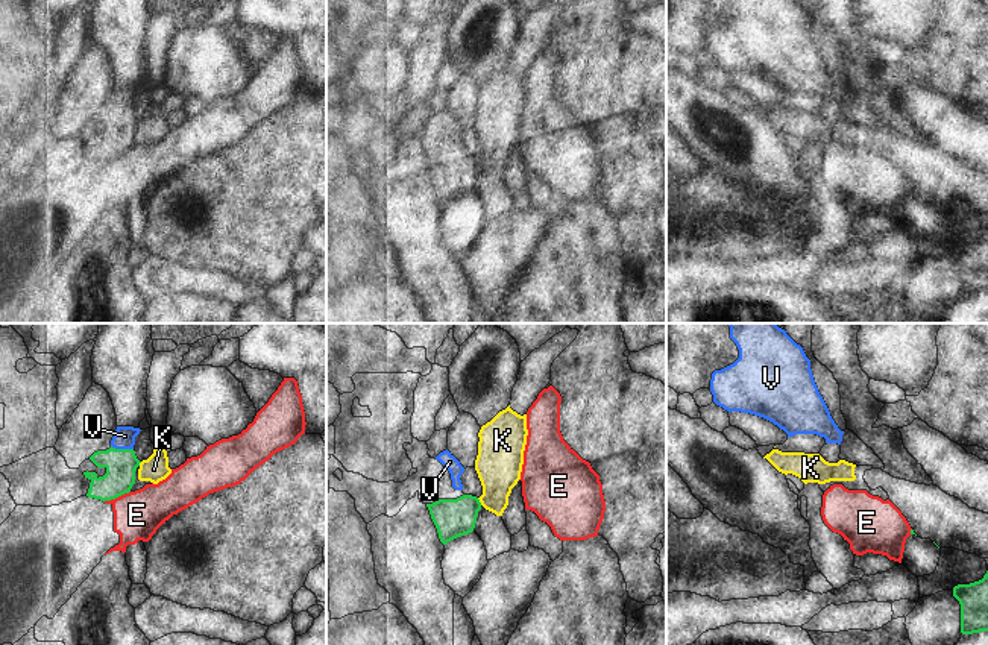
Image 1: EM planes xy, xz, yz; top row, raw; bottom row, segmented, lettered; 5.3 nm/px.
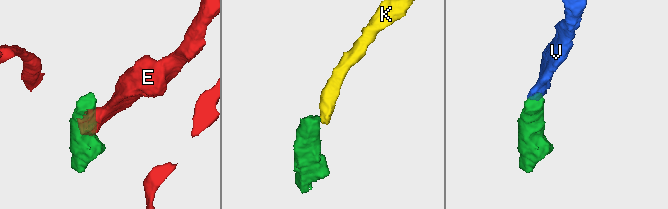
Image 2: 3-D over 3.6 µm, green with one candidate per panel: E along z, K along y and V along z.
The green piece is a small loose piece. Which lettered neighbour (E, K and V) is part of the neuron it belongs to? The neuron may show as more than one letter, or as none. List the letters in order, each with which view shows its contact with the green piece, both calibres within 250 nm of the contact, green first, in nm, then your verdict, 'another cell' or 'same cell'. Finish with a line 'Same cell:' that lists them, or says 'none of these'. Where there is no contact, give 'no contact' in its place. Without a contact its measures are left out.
E: contact in xy; calibres 160 and 260 nm; another cell
K: contact in xz; calibres 200 and 240 nm; another cell
V: contact in xy; calibres 160 and 110 nm; same cell
Same cell: V

